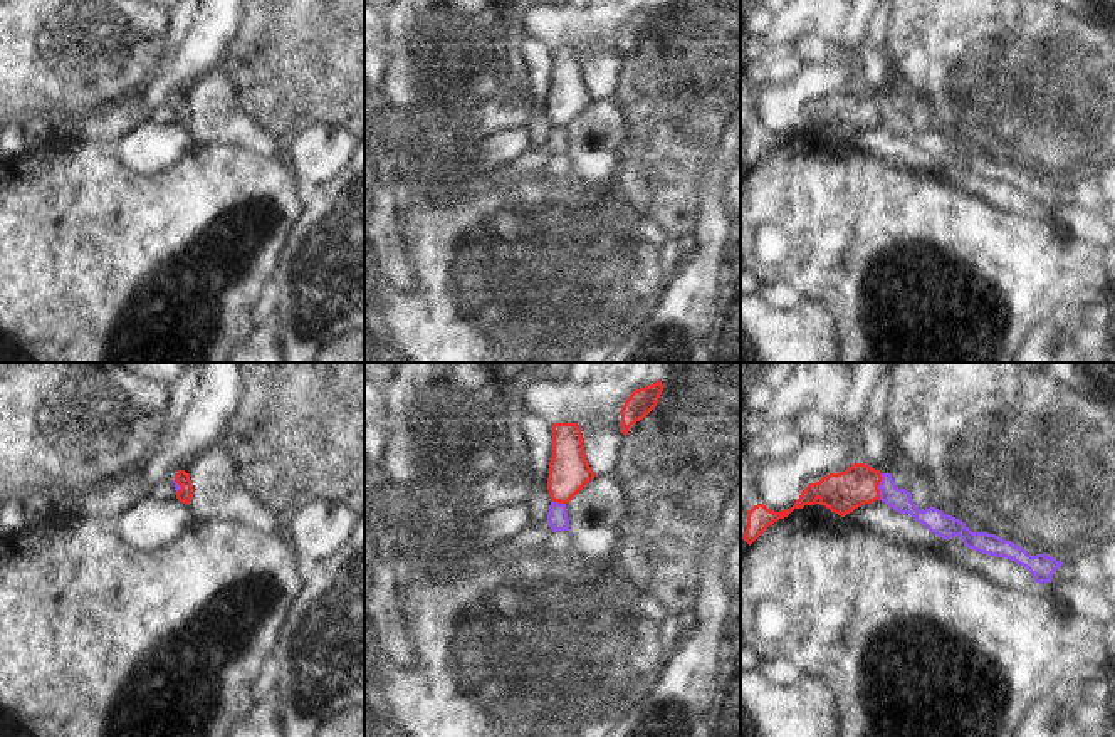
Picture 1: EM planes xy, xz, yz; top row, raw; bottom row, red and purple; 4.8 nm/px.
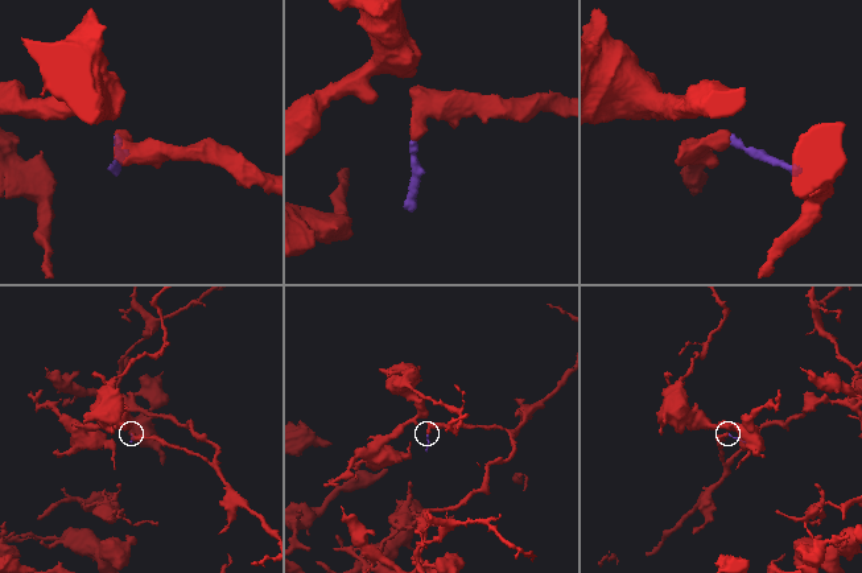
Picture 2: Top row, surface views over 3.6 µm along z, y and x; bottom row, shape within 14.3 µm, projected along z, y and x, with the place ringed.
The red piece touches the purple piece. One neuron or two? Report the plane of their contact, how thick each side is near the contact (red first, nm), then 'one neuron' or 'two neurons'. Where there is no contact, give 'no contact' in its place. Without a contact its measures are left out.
yz | 200/110 nm | two neurons

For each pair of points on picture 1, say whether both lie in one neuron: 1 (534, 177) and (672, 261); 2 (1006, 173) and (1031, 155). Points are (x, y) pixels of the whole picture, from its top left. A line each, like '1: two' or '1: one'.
1: one
2: two

